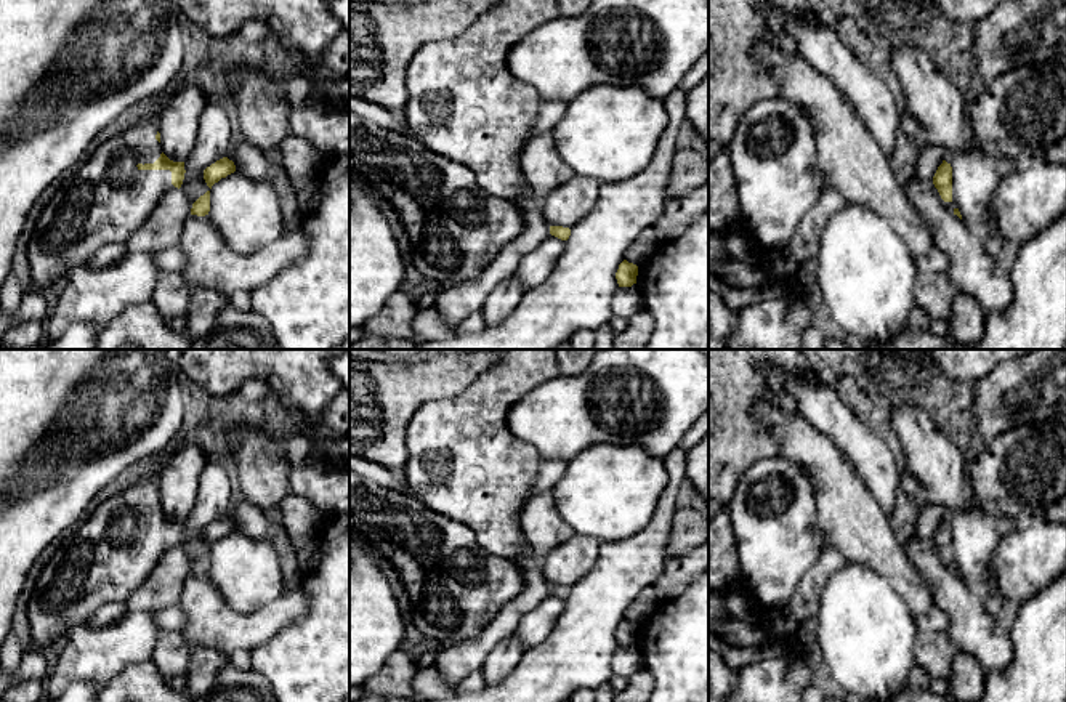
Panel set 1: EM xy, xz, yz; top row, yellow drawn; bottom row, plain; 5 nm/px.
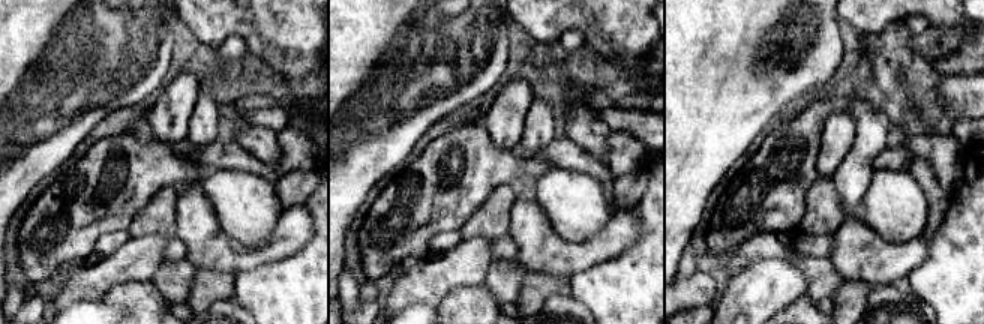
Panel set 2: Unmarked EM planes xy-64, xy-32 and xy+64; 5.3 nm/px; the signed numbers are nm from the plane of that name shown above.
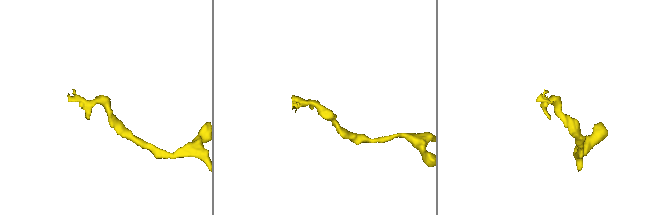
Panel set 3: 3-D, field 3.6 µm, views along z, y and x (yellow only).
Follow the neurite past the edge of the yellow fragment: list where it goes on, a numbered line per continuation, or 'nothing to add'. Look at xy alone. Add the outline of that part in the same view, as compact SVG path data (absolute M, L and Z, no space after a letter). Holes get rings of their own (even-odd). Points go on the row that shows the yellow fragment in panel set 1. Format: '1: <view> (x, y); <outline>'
1: xy (106, 199); M157 115L144 119L120 135L101 143L91 157L74 167L71 178L55 192L42 210L27 244L34 288L50 287L75 268L88 268L95 252L109 244L127 244L155 210L162 196L172 189L170 170L139 170L138 163L154 163L162 146L155 139Z

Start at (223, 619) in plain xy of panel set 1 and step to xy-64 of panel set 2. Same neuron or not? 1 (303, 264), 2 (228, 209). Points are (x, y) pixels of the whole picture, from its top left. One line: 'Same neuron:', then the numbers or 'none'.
Same neuron: none

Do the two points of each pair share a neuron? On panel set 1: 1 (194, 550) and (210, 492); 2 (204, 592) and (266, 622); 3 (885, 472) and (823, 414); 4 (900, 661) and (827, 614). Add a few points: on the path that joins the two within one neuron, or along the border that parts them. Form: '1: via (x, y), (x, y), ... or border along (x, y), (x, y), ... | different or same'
1: via (194, 536), (194, 524), (209, 507) | same
2: via (218, 608), (233, 622), (250, 622) | same
3: via (869, 455), (839, 425) | same
4: via (882, 654), (845, 617) | same

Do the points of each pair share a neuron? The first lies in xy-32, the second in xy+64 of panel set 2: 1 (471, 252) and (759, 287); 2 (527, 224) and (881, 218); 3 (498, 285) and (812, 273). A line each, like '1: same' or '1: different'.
1: same
2: different
3: same

